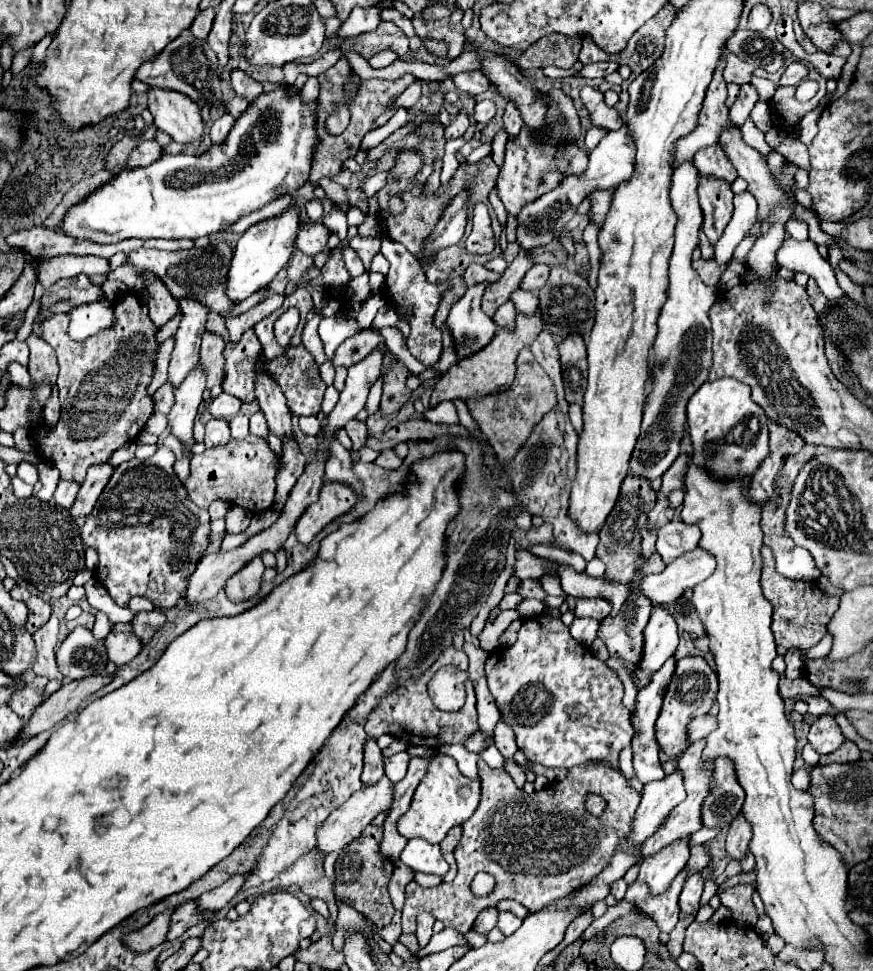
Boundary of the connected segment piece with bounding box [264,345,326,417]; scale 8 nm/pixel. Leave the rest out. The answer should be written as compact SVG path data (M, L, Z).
M288 347L284 355L272 359L272 361L264 361L266 371L276 379L276 383L280 385L284 397L286 397L287 405L294 415L316 415L320 411L322 399L324 399L324 391L326 391L326 383L318 377L318 365L314 361L314 357L302 347Z

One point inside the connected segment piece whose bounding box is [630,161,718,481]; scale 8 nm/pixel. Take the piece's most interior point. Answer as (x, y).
(683, 348)

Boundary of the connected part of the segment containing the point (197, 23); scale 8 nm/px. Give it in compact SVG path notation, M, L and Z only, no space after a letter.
M208 7L206 11L200 11L200 13L196 15L192 27L190 27L190 33L192 33L194 37L198 37L198 39L206 39L208 33L210 33L210 29L212 29L214 15L216 15L216 11L214 11L212 7Z

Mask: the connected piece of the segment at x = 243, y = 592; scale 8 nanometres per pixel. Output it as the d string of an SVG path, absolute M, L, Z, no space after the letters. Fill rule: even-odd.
M254 559L242 571L232 575L226 583L226 589L224 589L228 599L232 603L240 603L240 601L248 601L248 599L256 597L260 591L260 585L262 585L264 569L266 567L264 567L262 559Z

